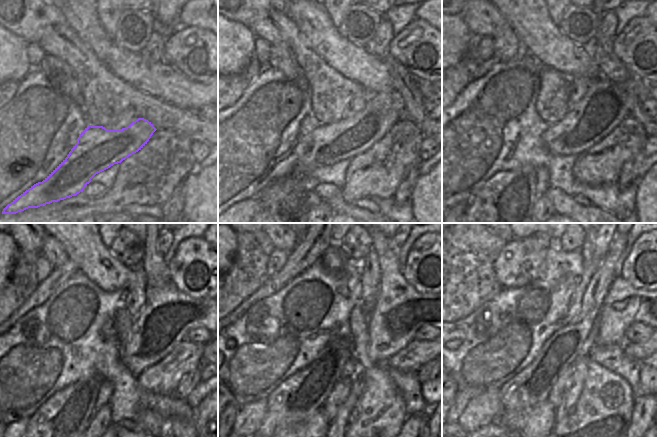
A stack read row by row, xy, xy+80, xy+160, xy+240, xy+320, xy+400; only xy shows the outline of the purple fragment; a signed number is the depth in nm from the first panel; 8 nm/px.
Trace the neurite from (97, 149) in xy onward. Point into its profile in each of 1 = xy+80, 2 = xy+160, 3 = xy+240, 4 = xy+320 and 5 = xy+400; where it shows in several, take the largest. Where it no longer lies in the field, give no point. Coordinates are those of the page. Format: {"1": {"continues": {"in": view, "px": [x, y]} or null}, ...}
{"1": {"continues": {"in": "xy+80", "px": [349, 137]}}, "2": {"continues": {"in": "xy+160", "px": [604, 106]}}, "3": {"continues": {"in": "xy+240", "px": [168, 315]}}, "4": {"continues": {"in": "xy+320", "px": [399, 309]}}, "5": {"continues": {"in": "xy+400", "px": [623, 305]}}}

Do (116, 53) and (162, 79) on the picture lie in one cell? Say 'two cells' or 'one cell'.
one cell

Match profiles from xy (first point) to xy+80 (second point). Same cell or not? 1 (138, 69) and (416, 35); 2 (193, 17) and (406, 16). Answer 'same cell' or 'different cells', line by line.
1: different cells
2: different cells

